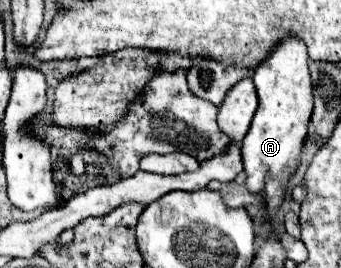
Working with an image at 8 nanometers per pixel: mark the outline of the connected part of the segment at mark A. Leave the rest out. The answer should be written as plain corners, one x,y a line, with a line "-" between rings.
286,35
282,41
278,41
274,45
274,51
270,51
270,55
254,69
254,77
252,77
256,91
258,91
258,111
252,119
250,131
246,133
246,137
242,141
242,159
244,159
244,171
248,175
246,185
250,187
250,191
266,191
266,205
268,205
270,215
282,203
286,185
298,167
300,151
302,151
304,139
308,135
308,123
310,123
310,115
312,115
312,107
314,107
314,95
312,95
314,85
310,79
308,61
310,61
308,51
306,51
306,45
302,43
302,39
296,35

